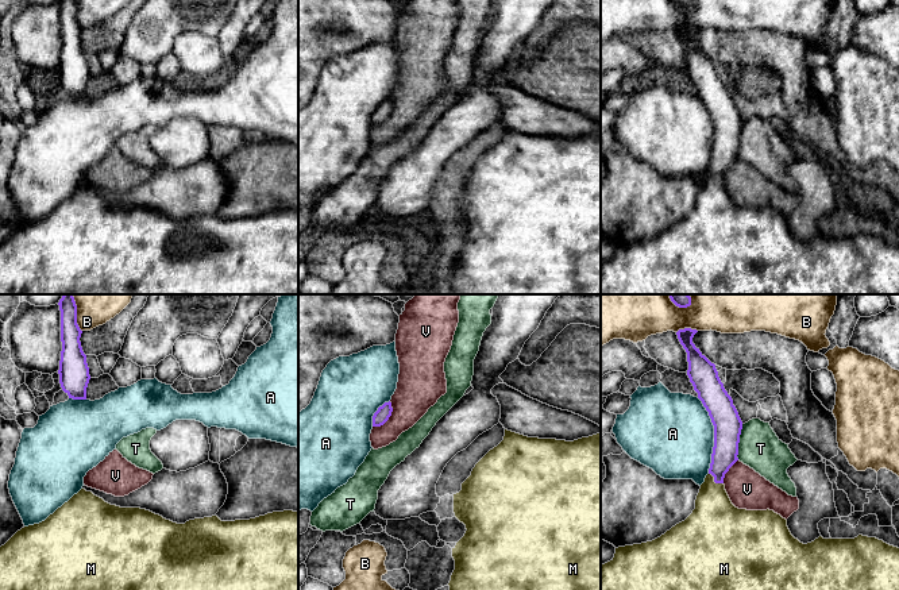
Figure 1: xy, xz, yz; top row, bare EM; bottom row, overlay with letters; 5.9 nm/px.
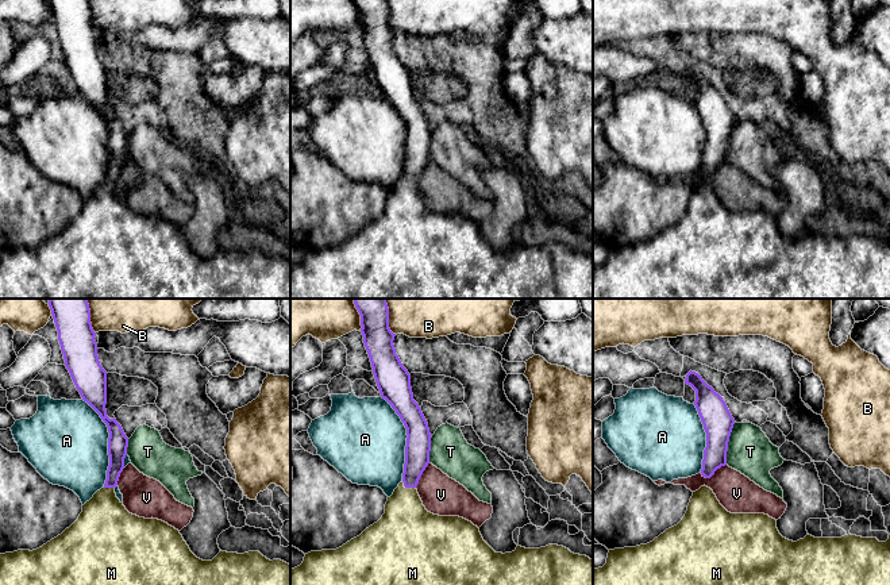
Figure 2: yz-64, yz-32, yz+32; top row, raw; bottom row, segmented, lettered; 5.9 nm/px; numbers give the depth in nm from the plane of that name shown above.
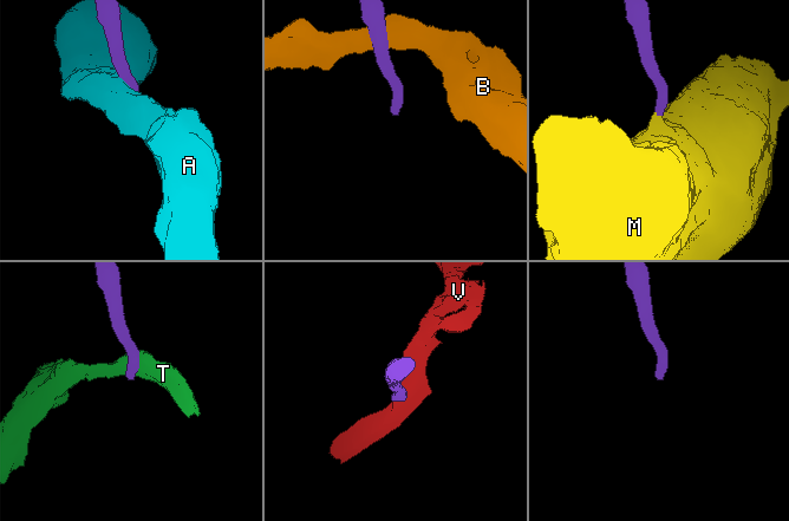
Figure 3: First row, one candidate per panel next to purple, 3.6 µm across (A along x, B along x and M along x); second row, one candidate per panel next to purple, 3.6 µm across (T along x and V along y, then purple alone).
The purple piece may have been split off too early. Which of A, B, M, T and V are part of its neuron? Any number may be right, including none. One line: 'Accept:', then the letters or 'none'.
Accept: M

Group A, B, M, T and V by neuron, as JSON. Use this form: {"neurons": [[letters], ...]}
{"neurons": [["A"], ["B"], ["M"], ["T"], ["V"]]}

